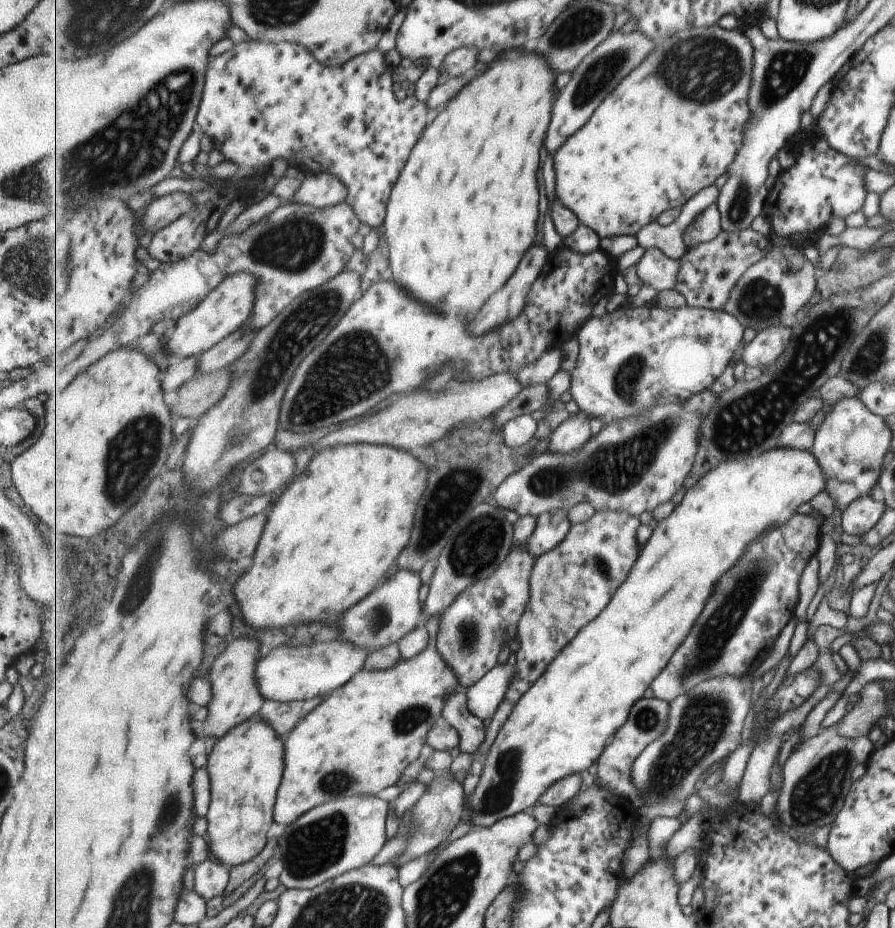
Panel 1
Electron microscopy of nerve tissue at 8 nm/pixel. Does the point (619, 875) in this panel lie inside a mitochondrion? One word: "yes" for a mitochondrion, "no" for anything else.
no

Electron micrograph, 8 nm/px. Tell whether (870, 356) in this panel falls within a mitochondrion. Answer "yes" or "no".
yes

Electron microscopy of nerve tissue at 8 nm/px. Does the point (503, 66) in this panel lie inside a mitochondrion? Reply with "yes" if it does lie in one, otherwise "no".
no

